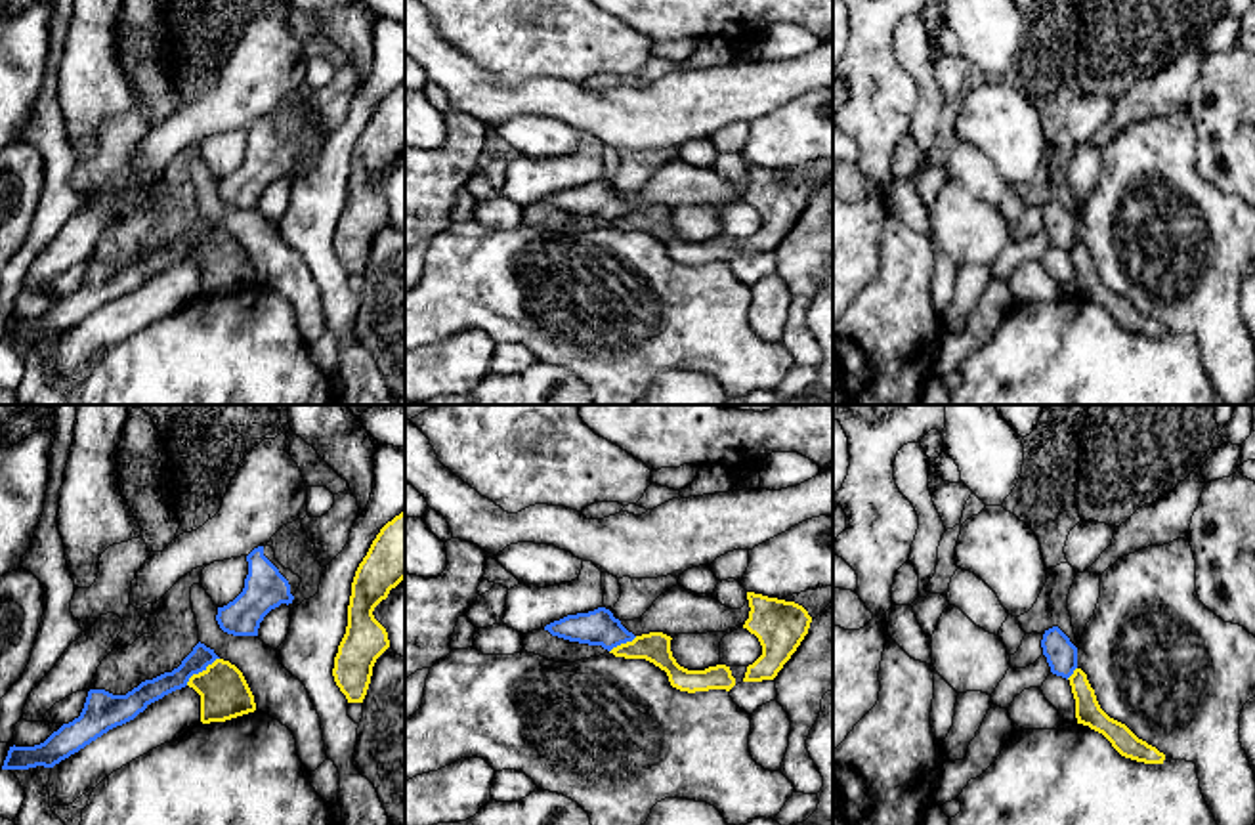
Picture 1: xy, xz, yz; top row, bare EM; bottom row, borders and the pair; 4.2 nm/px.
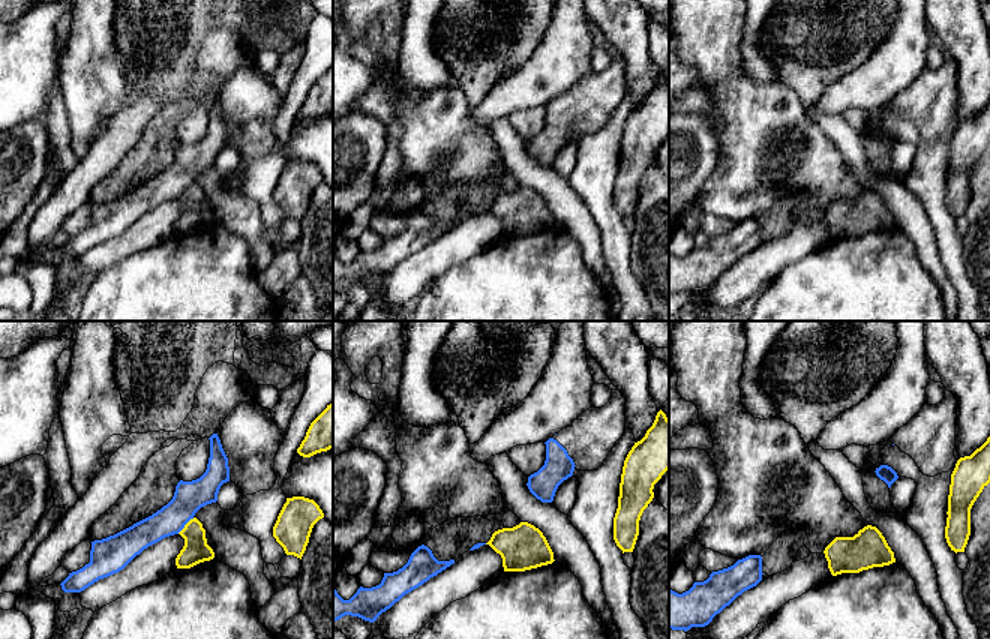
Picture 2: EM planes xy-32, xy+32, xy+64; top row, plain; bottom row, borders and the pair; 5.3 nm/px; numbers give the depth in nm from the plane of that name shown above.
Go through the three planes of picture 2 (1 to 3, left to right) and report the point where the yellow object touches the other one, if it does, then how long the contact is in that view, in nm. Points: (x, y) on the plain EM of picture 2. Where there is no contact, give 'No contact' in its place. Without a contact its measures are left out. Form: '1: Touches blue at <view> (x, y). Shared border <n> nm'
1: Touches blue at xy-32 (185, 188). Shared border 130 nm
2: No contact
3: No contact

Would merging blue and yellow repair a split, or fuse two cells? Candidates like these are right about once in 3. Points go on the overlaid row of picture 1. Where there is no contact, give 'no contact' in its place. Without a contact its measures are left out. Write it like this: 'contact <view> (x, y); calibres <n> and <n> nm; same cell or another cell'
contact xy (201, 671); calibres 100 and 200 nm; another cell

